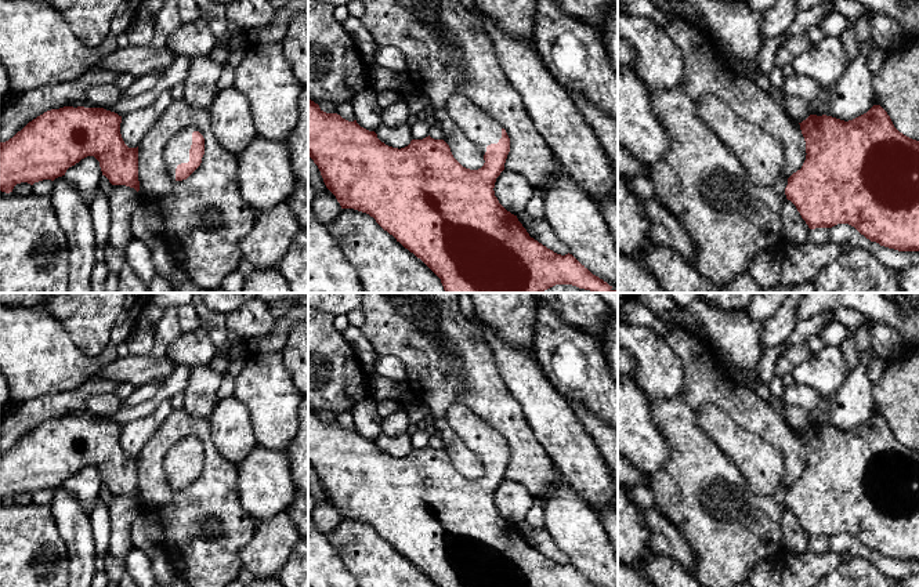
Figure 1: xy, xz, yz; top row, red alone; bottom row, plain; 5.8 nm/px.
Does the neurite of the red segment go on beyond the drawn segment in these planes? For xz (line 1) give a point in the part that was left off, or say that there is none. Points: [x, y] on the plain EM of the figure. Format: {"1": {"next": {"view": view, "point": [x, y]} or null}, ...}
{"1": {"next": {"view": "xz", "point": [482, 439]}}}

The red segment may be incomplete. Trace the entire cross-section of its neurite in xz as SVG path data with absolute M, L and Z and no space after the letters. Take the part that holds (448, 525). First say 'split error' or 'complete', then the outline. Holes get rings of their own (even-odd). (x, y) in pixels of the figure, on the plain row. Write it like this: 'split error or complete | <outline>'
split error | M457 403L448 412L451 428L463 439L464 445L481 460L484 464L484 475L478 479L463 477L452 464L449 454L444 449L434 449L430 445L423 449L412 449L405 457L392 457L377 448L375 441L361 436L357 430L348 431L337 423L323 421L318 413L308 407L308 465L318 475L326 497L336 506L341 518L354 518L369 523L376 532L392 544L405 558L420 568L438 587L598 587L593 584L585 575L582 575L572 564L557 564L547 558L538 550L529 546L527 539L518 530L517 525L507 521L495 506L495 492L504 479L504 472L510 461L510 448L506 439L491 427L481 417L474 414L468 407Z

